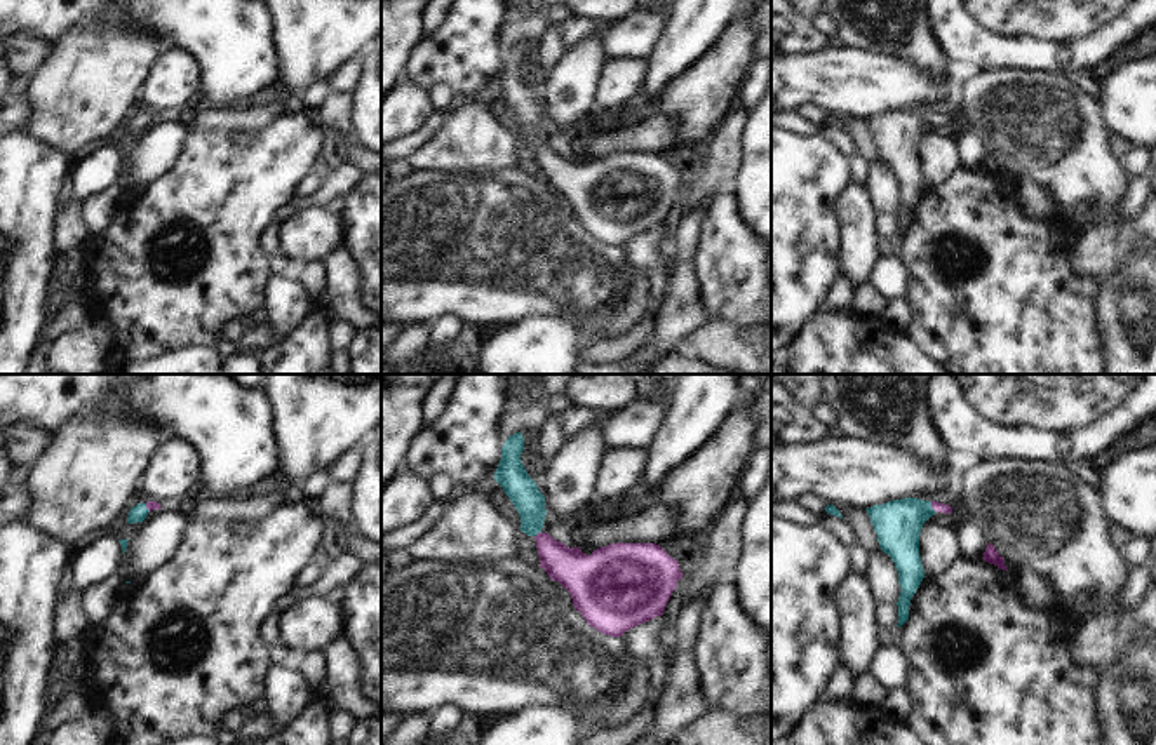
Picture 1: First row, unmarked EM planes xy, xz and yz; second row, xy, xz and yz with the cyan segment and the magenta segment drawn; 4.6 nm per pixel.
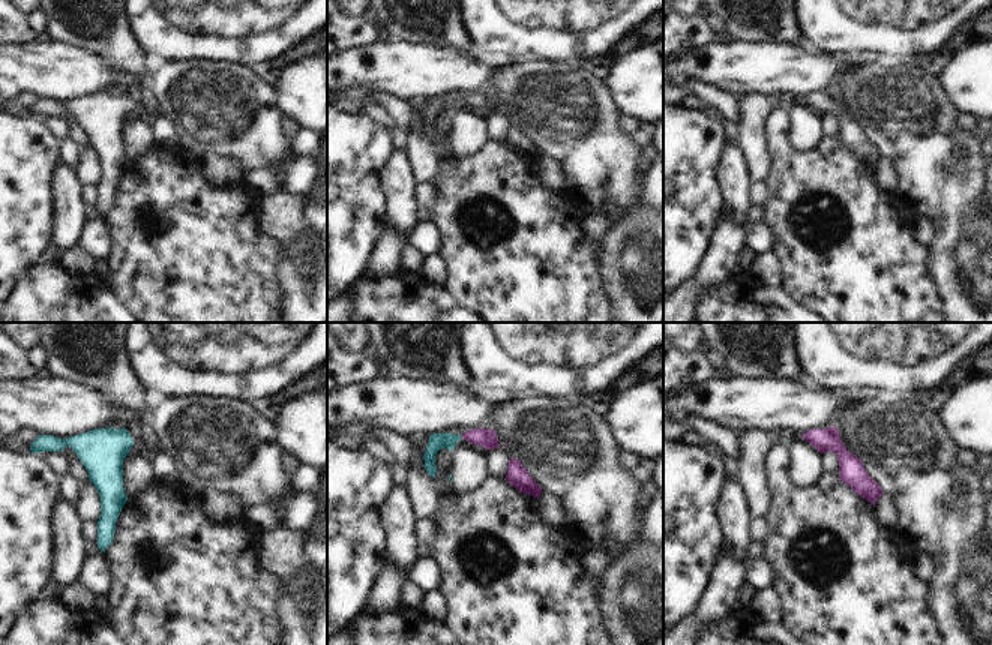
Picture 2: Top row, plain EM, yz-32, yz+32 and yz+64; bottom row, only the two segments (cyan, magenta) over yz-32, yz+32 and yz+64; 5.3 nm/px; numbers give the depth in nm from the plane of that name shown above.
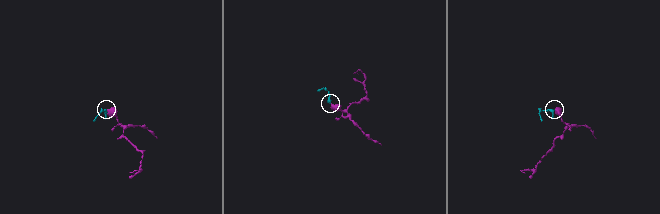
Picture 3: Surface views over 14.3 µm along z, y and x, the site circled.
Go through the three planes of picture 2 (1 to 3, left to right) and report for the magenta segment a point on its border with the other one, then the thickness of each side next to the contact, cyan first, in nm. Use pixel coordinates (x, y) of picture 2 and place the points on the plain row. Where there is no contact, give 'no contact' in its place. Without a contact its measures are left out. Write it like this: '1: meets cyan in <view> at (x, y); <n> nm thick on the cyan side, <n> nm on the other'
1: no contact
2: no contact
3: no contact

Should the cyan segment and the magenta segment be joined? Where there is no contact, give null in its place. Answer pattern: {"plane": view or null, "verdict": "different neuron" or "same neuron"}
{"plane": "yz", "verdict": "same neuron"}

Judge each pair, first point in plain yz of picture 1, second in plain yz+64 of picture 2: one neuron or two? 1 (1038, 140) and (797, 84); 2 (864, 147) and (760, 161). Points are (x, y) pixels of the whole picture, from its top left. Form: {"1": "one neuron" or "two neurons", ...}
{"1": "two neurons", "2": "two neurons"}

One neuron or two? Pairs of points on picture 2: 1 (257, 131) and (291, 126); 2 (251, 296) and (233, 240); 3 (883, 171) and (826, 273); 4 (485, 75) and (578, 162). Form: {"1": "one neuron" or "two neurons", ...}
{"1": "two neurons", "2": "one neuron", "3": "two neurons", "4": "two neurons"}

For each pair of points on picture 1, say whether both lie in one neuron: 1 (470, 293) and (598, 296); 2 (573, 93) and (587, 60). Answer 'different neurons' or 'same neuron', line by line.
1: same neuron
2: same neuron

